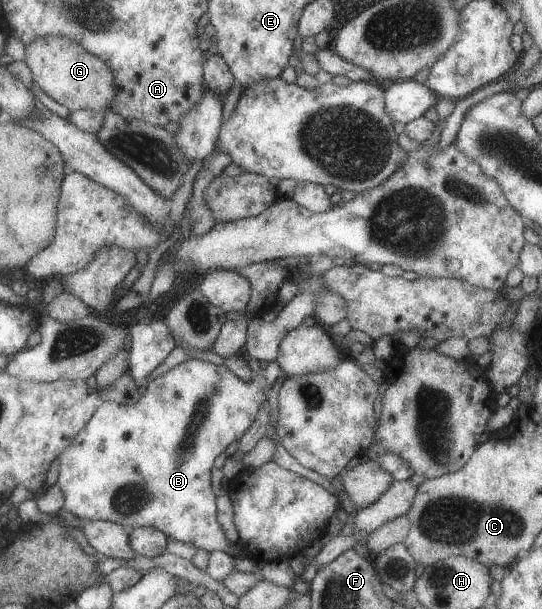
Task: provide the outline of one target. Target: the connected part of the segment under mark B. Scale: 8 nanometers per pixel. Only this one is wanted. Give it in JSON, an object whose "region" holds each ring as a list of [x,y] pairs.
{"region":[[[189,359],[175,368],[169,370],[155,380],[150,382],[149,390],[143,395],[141,402],[134,405],[119,404],[115,401],[104,401],[99,407],[95,418],[91,420],[91,424],[78,436],[78,440],[66,450],[60,457],[60,476],[59,486],[66,497],[65,507],[69,512],[85,520],[111,521],[115,524],[119,523],[126,526],[130,531],[139,527],[153,527],[163,530],[165,534],[170,535],[178,541],[195,544],[199,548],[208,551],[225,551],[231,556],[238,557],[234,552],[233,544],[227,539],[227,532],[219,522],[219,506],[217,506],[217,492],[213,488],[213,470],[215,470],[215,460],[227,452],[227,446],[241,440],[243,434],[258,418],[258,412],[267,401],[265,396],[269,387],[281,374],[282,367],[279,366],[277,360],[270,362],[267,368],[263,368],[254,375],[251,382],[243,382],[241,378],[229,370],[227,365],[217,365],[202,359]]]}

